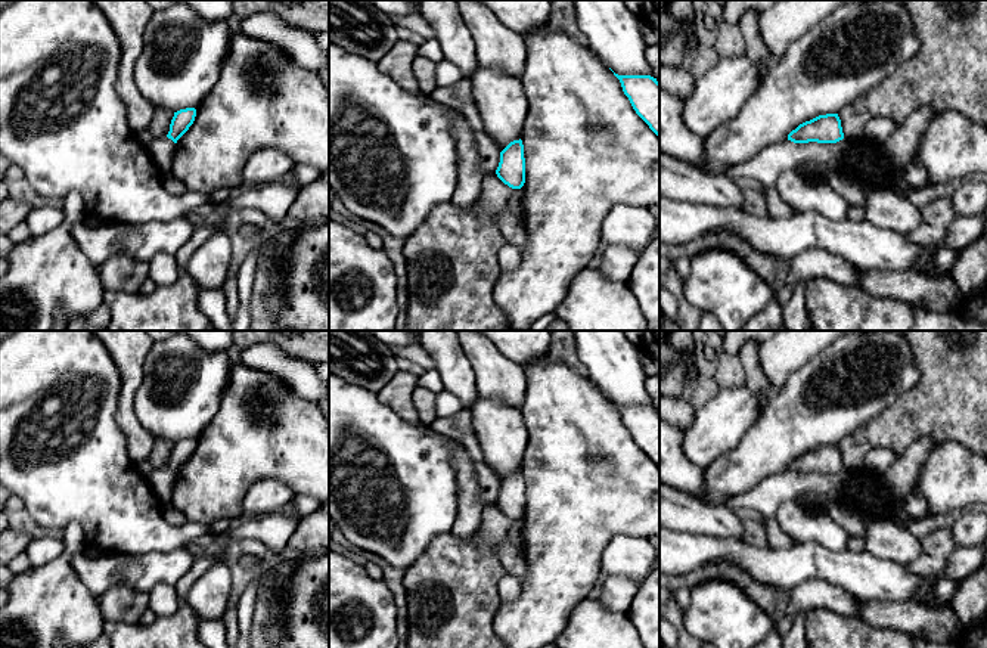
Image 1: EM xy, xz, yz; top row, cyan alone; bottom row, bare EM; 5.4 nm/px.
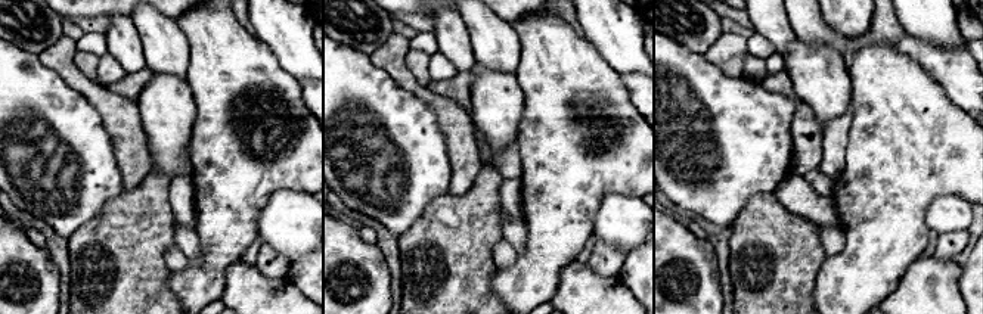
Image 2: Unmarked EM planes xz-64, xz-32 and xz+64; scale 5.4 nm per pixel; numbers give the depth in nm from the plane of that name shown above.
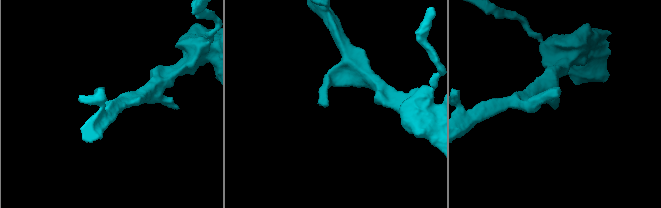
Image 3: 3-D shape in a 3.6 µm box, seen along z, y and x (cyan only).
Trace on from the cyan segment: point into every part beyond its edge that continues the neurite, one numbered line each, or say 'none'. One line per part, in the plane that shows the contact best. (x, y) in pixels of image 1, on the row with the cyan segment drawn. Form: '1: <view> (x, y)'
none

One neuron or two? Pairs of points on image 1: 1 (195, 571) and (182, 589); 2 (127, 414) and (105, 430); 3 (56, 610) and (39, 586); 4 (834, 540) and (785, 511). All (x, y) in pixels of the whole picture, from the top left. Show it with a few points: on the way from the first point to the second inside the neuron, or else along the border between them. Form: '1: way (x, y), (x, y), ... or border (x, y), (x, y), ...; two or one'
1: way (192, 576), (185, 585); one
2: border (120, 387), (117, 425), (124, 434), (129, 453); two
3: way (50, 604), (39, 592); one
4: way (822, 529), (815, 524), (797, 523); one

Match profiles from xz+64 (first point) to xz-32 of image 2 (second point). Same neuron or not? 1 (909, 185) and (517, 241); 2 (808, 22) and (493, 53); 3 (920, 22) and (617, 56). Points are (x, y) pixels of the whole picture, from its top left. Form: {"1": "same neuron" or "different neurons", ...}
{"1": "different neurons", "2": "same neuron", "3": "same neuron"}

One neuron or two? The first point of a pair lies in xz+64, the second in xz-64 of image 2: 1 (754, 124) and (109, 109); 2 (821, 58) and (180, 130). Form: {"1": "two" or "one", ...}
{"1": "two", "2": "one"}

